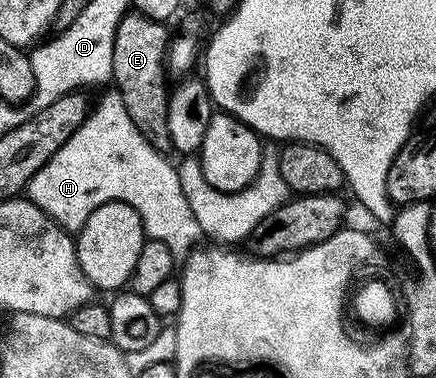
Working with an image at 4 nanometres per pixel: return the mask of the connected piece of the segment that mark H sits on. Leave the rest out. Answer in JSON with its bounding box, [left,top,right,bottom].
[26,90,202,260]

